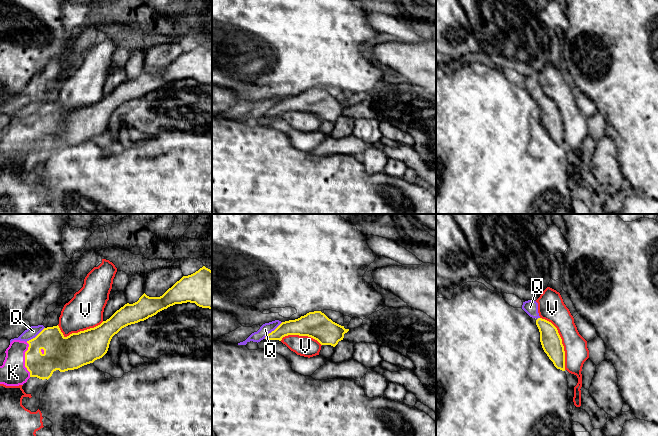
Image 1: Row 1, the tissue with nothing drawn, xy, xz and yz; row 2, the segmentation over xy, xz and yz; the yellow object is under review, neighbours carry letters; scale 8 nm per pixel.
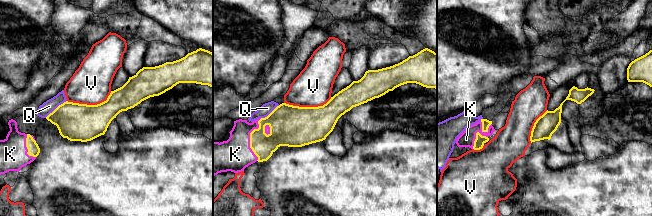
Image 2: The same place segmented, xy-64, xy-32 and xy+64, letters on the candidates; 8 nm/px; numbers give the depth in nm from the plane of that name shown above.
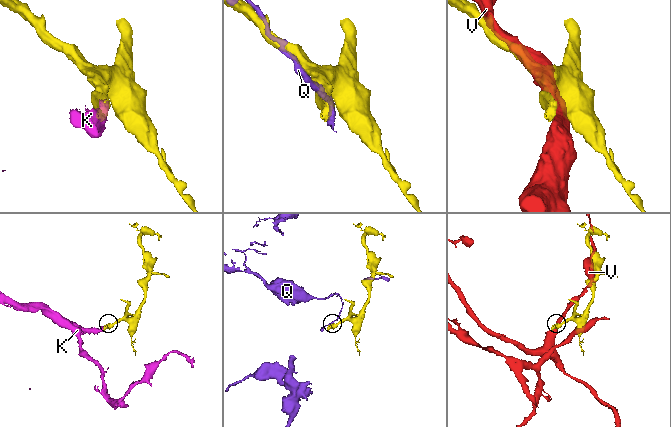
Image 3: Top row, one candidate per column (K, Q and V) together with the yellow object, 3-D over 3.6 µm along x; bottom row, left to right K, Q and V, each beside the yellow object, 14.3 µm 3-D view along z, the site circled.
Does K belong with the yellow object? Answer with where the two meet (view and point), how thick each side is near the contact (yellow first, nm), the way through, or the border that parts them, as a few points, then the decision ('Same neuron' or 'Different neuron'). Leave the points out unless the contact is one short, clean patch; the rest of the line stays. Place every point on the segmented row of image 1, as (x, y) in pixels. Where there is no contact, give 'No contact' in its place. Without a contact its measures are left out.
Touches yellow at xy (25, 359). Thickness 220 nm (yellow) against 220 nm. Same neuron

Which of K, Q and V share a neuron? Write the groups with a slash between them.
K / Q / V

